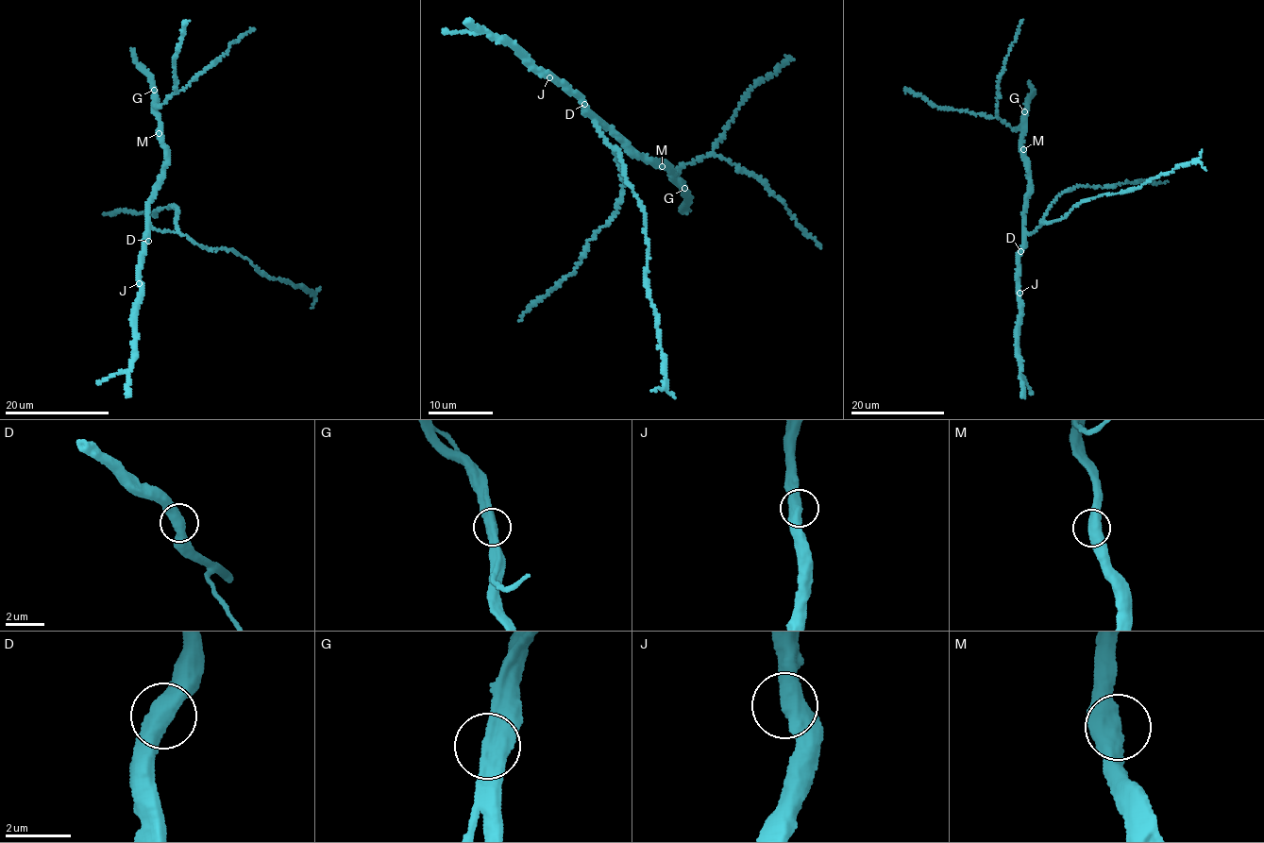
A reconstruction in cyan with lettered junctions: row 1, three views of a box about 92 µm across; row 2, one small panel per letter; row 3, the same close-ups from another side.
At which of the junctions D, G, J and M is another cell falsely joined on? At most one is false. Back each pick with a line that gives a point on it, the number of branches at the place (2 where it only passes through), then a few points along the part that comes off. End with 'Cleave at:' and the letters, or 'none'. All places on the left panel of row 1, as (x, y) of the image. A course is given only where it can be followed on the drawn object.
Cleave at: none

